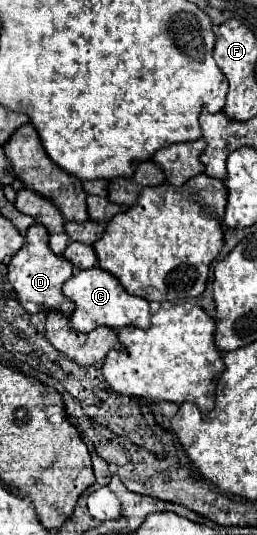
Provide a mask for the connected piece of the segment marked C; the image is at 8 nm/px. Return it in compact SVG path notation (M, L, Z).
M99 266L75 272L63 286L63 294L77 304L77 308L71 316L71 326L77 332L91 332L97 326L109 326L115 330L125 328L125 326L137 326L137 328L151 326L149 302L145 298L127 294L125 288L121 286L121 282Z

